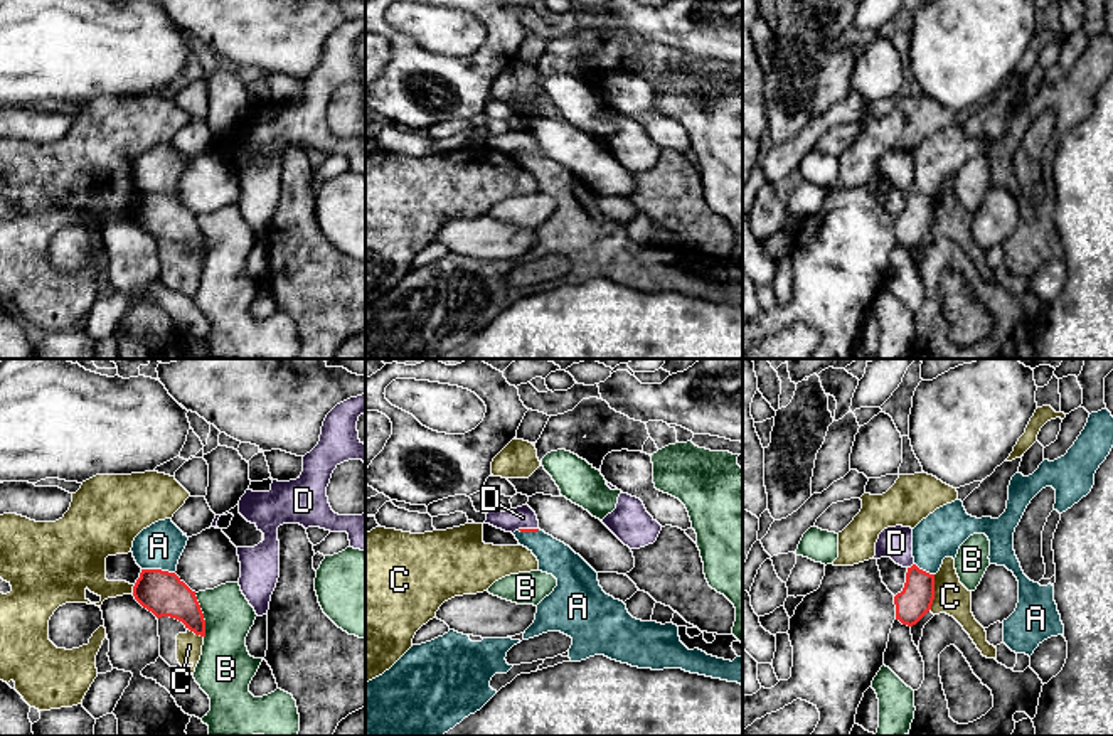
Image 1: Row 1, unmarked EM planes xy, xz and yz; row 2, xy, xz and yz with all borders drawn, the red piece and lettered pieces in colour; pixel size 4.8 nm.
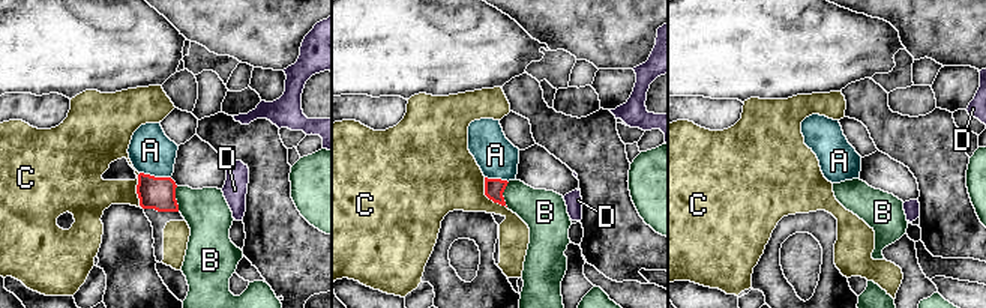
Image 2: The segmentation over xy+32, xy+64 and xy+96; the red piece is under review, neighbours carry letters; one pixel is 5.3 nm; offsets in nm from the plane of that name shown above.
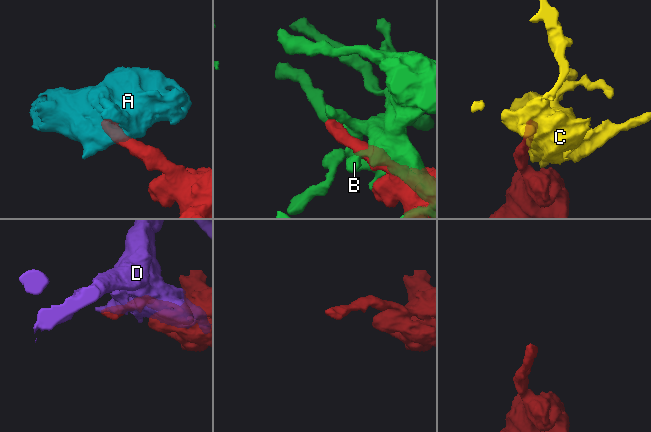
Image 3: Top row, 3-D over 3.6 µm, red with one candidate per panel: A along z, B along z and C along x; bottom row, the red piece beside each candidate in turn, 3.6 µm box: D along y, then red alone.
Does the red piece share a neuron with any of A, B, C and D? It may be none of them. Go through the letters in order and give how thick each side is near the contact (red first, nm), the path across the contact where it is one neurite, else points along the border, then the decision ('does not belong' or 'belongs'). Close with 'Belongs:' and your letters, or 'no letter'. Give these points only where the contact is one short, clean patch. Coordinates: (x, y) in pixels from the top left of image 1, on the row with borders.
A: calibres 200 and 220 nm; border xy (142, 568), (160, 568), (174, 573); does not belong
B: calibres 200 and 240 nm; does not belong
C: calibres 160 and 160 nm; does not belong
D: calibres 160 and 160 nm; border yz (913, 563), (908, 568); does not belong
Belongs: no letter

